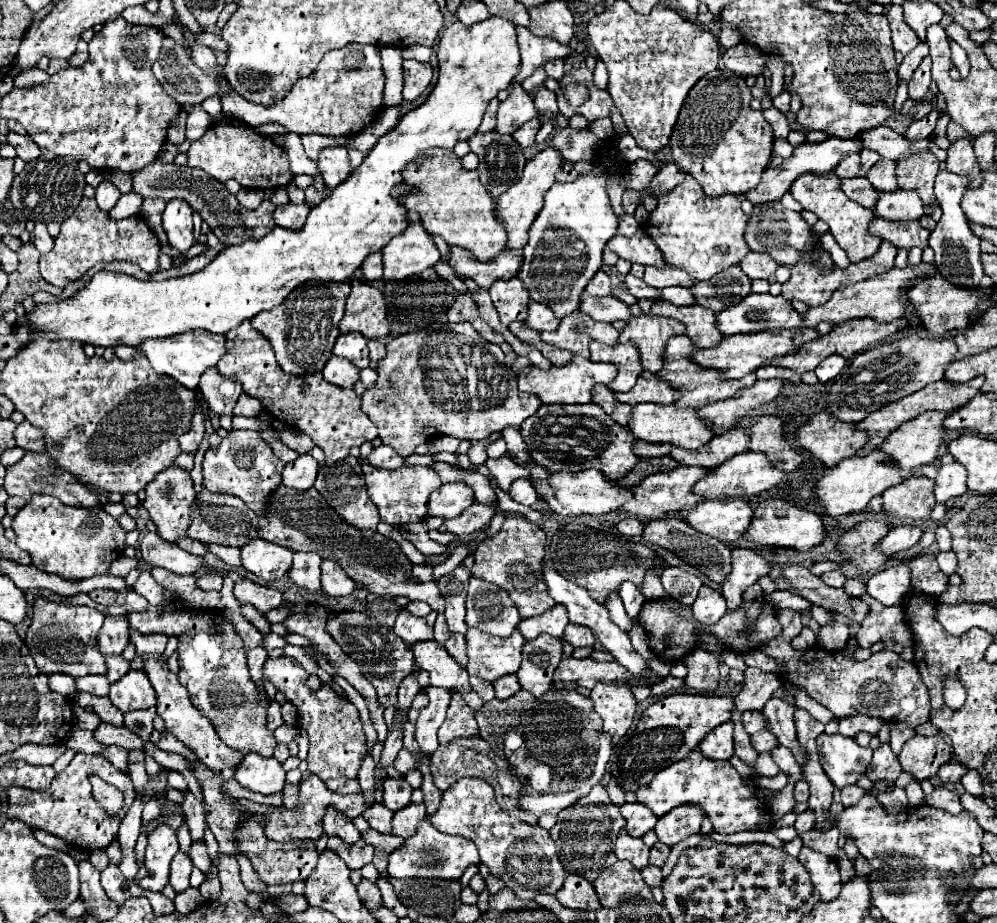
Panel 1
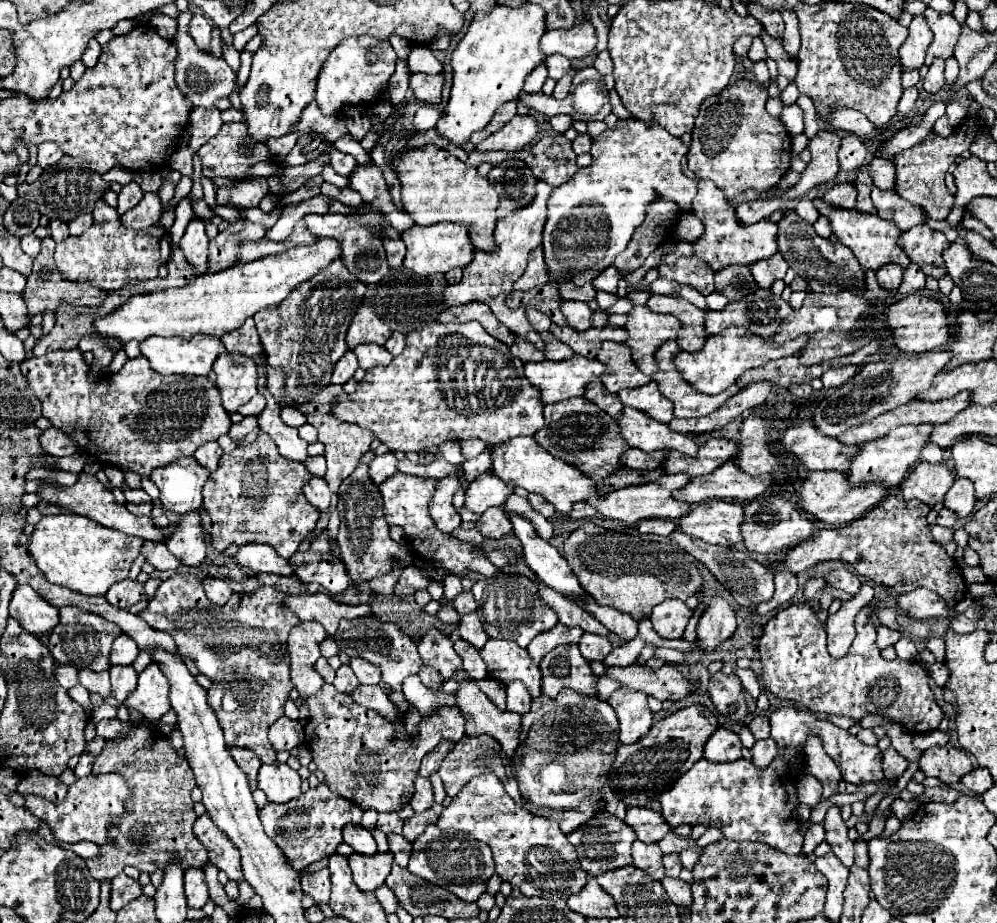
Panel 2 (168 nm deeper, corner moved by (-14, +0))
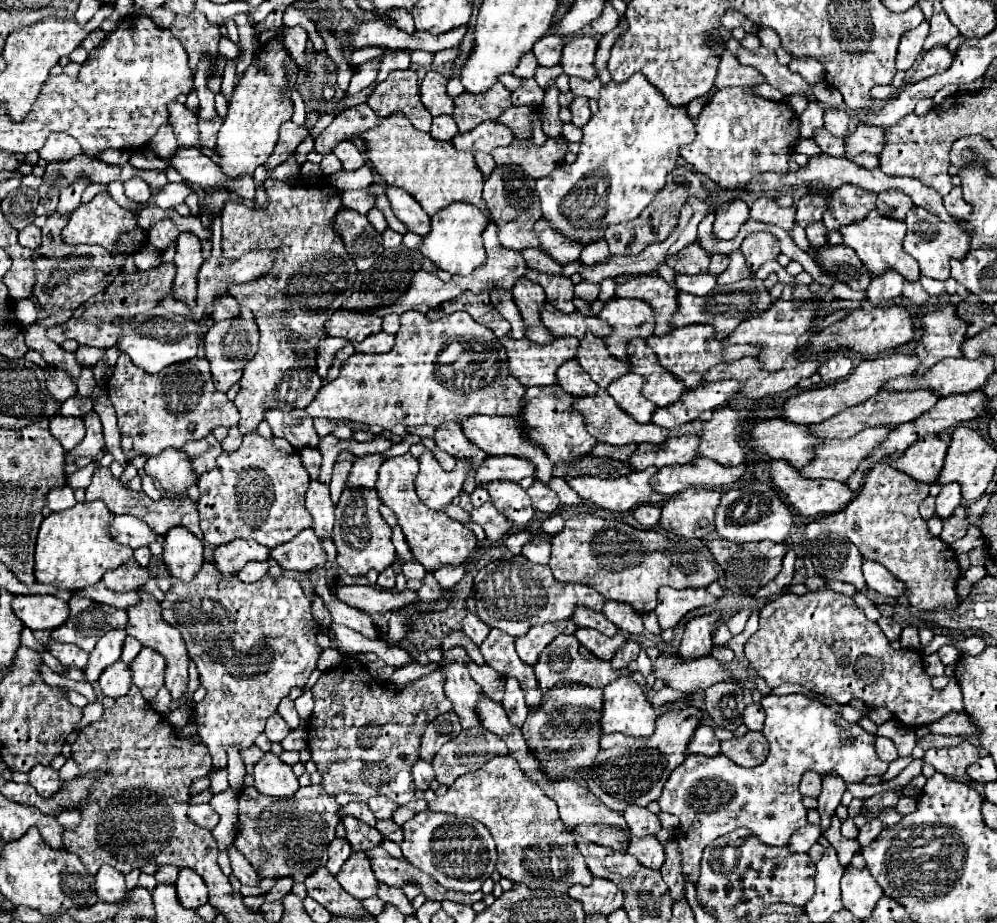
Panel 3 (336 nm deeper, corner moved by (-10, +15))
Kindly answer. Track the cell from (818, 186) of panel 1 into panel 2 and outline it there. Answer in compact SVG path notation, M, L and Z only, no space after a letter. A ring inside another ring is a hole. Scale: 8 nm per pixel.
M822 198L814 200L814 206L818 208L818 212L822 216L828 218L830 226L832 226L832 234L838 236L840 244L844 244L846 248L850 248L854 252L854 256L858 258L858 262L866 268L866 270L878 270L884 264L898 264L902 268L908 268L910 258L904 256L904 250L898 246L898 236L902 232L898 232L898 228L894 228L894 224L890 224L888 220L882 220L876 214L862 214L858 210L842 210L842 208L828 208L826 202Z

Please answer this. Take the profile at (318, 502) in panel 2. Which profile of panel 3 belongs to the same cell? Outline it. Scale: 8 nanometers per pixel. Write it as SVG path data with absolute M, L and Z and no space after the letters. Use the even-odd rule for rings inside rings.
M310 481L310 487L306 491L306 509L314 517L312 529L318 533L320 539L326 539L332 535L334 527L334 505L330 501L328 485L322 481Z

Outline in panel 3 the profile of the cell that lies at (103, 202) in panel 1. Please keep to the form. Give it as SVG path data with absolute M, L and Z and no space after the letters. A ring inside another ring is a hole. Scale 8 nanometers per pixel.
M132 177L124 183L124 191L126 191L126 197L128 199L134 199L134 201L140 201L140 203L146 203L148 197L150 197L150 187L140 179L140 177Z

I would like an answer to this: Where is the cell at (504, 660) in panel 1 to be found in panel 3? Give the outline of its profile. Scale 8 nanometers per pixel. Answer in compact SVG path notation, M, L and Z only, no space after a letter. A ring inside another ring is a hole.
M492 629L484 643L480 645L480 651L484 655L484 661L494 667L500 675L504 677L516 677L522 685L522 691L526 695L528 707L540 705L542 701L542 691L538 689L538 681L534 675L534 665L526 665L514 647L514 637L500 631Z

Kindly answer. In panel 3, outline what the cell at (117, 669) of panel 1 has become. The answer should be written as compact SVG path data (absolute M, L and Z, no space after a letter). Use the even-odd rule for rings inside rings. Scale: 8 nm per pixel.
M118 659L116 663L112 663L110 667L106 667L102 671L98 683L100 683L100 689L102 689L102 693L106 697L118 699L118 697L122 697L122 695L126 695L130 691L130 687L132 687L132 671L124 661Z

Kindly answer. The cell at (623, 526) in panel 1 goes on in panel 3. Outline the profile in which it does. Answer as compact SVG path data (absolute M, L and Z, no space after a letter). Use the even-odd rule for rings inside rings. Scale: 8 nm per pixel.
M640 505L638 509L634 509L634 517L644 527L654 527L660 521L660 507L658 505Z

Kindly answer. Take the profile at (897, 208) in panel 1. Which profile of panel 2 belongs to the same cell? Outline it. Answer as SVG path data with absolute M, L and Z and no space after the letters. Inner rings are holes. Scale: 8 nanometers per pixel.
M872 186L872 202L878 210L878 216L884 220L892 220L902 232L924 222L922 208L902 200L894 190L880 190Z

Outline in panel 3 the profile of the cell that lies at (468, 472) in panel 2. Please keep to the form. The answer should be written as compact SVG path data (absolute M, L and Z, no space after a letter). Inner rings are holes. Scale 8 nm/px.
M424 451L418 461L420 473L416 477L416 493L432 511L442 511L446 505L450 505L452 499L460 495L462 483L470 475L470 469L474 469L472 463L464 459L456 463L454 470L447 472L430 451Z

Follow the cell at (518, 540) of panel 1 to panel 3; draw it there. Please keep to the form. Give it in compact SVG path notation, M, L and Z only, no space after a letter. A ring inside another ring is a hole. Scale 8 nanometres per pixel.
M584 605L576 607L574 609L574 617L576 621L576 627L592 627L592 629L598 629L600 633L604 635L616 635L616 625L612 621L608 621L600 611L594 611L594 609L588 609Z

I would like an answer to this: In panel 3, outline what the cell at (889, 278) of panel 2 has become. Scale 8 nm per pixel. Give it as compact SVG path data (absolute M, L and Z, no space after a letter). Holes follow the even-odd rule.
M886 269L882 275L872 277L866 293L872 305L888 305L890 303L888 299L902 293L902 285L904 285L904 277L898 275L894 269Z

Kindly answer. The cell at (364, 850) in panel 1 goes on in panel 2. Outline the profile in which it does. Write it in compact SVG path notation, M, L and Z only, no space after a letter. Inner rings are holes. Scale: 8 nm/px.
M350 854L350 868L354 874L354 884L362 892L374 892L380 888L390 874L392 856L388 854L374 854L374 856L362 856L362 854Z

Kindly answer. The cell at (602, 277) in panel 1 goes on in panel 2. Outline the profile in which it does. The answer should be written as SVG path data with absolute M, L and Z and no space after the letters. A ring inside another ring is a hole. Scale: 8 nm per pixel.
M614 266L606 268L606 272L602 272L602 276L598 276L598 280L594 280L594 288L596 290L604 290L604 292L610 292L614 294L616 292L616 286L618 286L618 280L620 280L620 274Z

